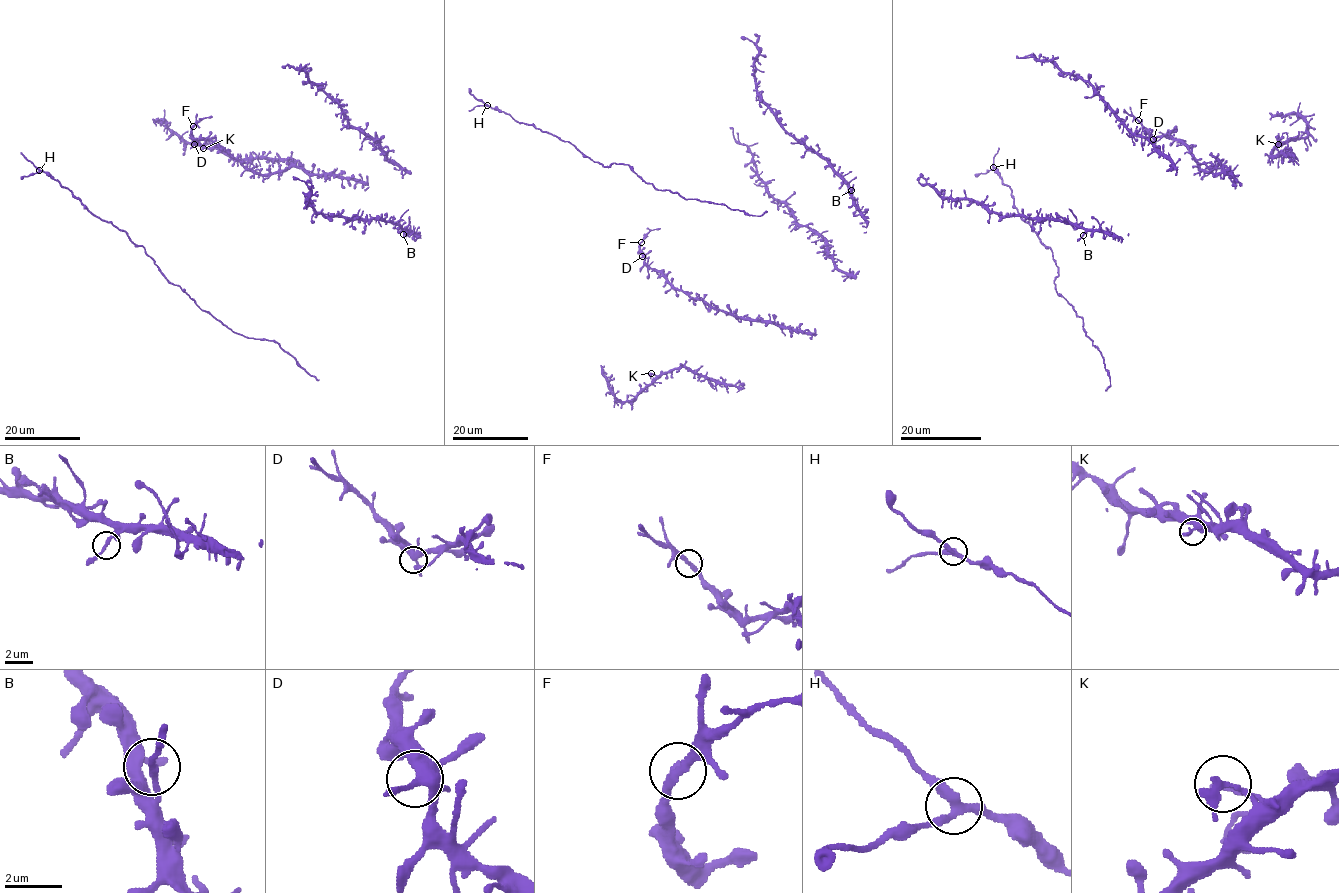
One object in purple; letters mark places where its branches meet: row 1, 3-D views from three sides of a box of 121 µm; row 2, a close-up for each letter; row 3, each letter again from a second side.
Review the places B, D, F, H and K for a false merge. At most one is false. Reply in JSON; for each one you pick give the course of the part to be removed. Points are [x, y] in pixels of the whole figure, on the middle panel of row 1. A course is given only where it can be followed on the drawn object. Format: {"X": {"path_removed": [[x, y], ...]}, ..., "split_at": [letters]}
{"split_at": []}

